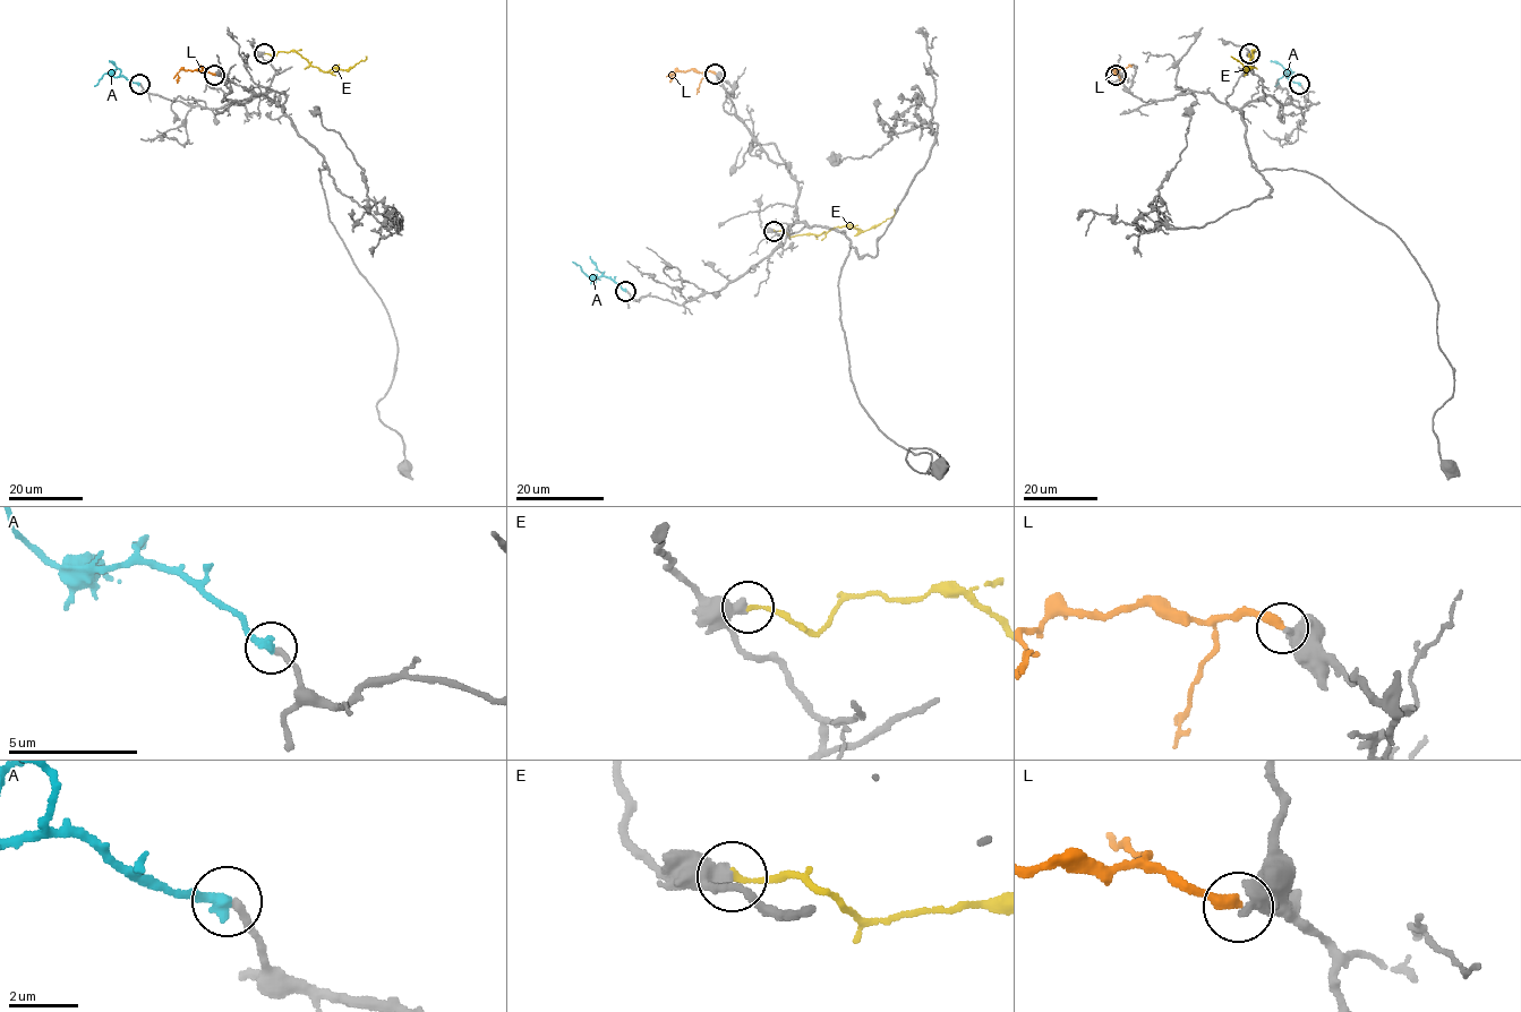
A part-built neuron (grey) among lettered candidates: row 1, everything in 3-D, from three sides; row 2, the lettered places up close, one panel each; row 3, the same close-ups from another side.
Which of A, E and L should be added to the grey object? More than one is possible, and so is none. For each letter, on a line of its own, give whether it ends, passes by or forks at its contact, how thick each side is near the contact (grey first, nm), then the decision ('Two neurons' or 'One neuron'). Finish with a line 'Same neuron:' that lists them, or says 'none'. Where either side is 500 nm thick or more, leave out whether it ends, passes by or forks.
A: It ends there. Thickness 240 nm (grey) against 360 nm. One neuron
E: Thickness 500 nm (grey) against 160 nm. Two neurons
L: It ends there. Thickness 480 nm (grey) against 360 nm. Two neurons
Same neuron: A

